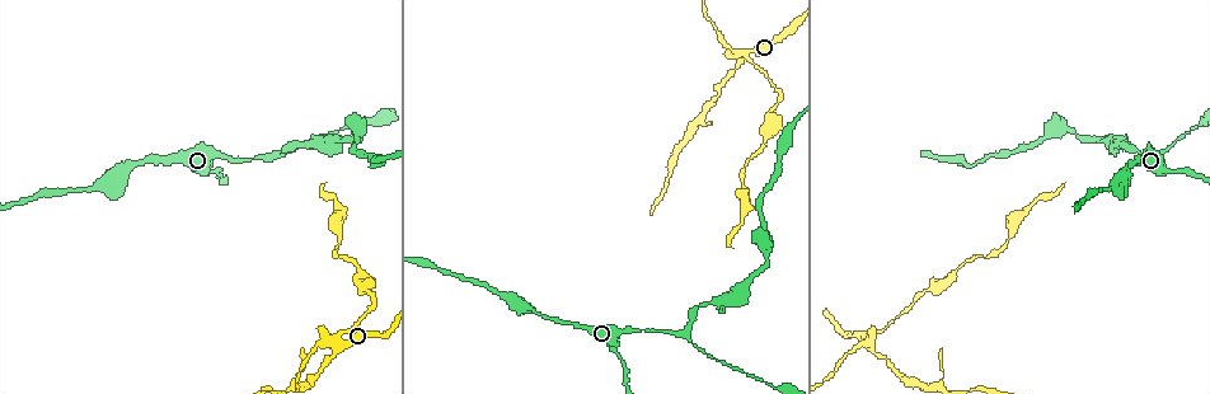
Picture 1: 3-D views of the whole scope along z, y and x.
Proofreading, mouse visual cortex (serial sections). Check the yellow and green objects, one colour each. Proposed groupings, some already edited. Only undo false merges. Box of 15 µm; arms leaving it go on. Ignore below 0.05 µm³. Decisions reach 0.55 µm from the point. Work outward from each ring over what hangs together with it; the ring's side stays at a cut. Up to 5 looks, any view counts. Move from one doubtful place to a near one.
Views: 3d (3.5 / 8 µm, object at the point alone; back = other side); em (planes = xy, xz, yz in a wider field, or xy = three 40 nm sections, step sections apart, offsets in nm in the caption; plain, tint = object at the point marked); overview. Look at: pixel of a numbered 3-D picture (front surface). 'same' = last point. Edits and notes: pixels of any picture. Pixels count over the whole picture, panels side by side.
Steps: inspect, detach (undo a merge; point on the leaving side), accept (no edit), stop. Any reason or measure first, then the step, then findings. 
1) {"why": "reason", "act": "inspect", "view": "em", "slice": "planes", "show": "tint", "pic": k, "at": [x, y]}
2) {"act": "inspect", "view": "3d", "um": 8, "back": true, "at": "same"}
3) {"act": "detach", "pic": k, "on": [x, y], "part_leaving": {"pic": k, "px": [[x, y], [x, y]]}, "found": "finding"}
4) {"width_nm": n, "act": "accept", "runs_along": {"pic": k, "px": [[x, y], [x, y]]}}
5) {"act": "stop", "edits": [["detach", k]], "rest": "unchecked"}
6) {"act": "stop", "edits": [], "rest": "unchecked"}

{"why": "a fork", "act": "inspect", "view": "3d", "um": 3.5, "pic": 1, "at": [684, 333]}

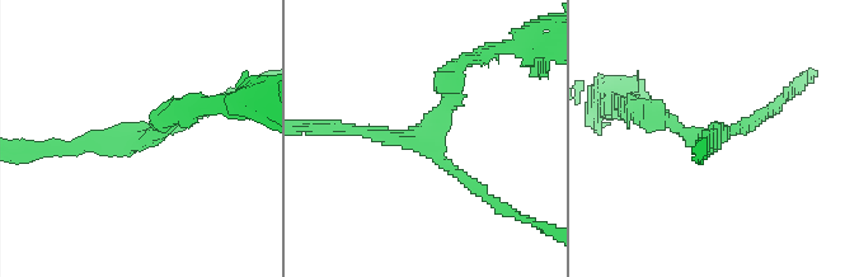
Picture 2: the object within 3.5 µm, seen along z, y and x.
{"arms": 3, "arm_widths_nm": [150, 150, 200], "act": "inspect", "view": "em", "slice": "xy", "step": 3, "show": "tint", "pic": 2, "at": [422, 137]}

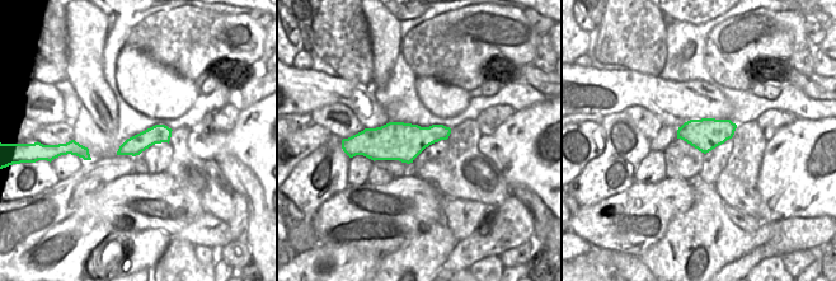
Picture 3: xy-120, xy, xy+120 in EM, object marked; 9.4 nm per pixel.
{"act": "accept", "runs_along": {"pic": 3, "px": [[168, 131], [153, 135], [121, 151]]}, "found": "continuous, no second cell"}

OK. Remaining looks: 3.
{"why": "sudden change in width", "act": "inspect", "view": "3d", "um": 3.5, "pic": 1, "at": [359, 129]}

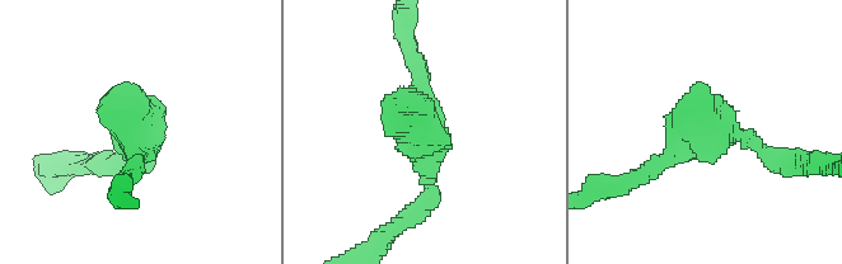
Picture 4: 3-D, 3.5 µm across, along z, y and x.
{"why": "shape alone is not enough", "act": "inspect", "view": "em", "slice": "xy", "step": 2, "show": "tint", "pic": 4, "at": [419, 125]}

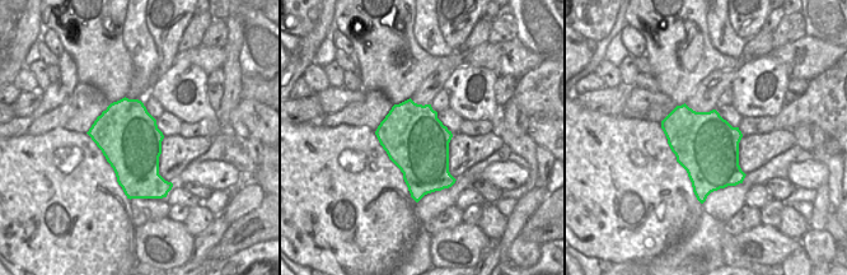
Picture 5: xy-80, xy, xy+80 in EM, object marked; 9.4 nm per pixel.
{"act": "accept", "runs_along": {"pic": 4, "px": [[431, 197], [411, 57]]}, "found": "one cell here"}

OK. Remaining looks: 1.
{"act": "stop", "edits": [], "rest": "unchecked"}

